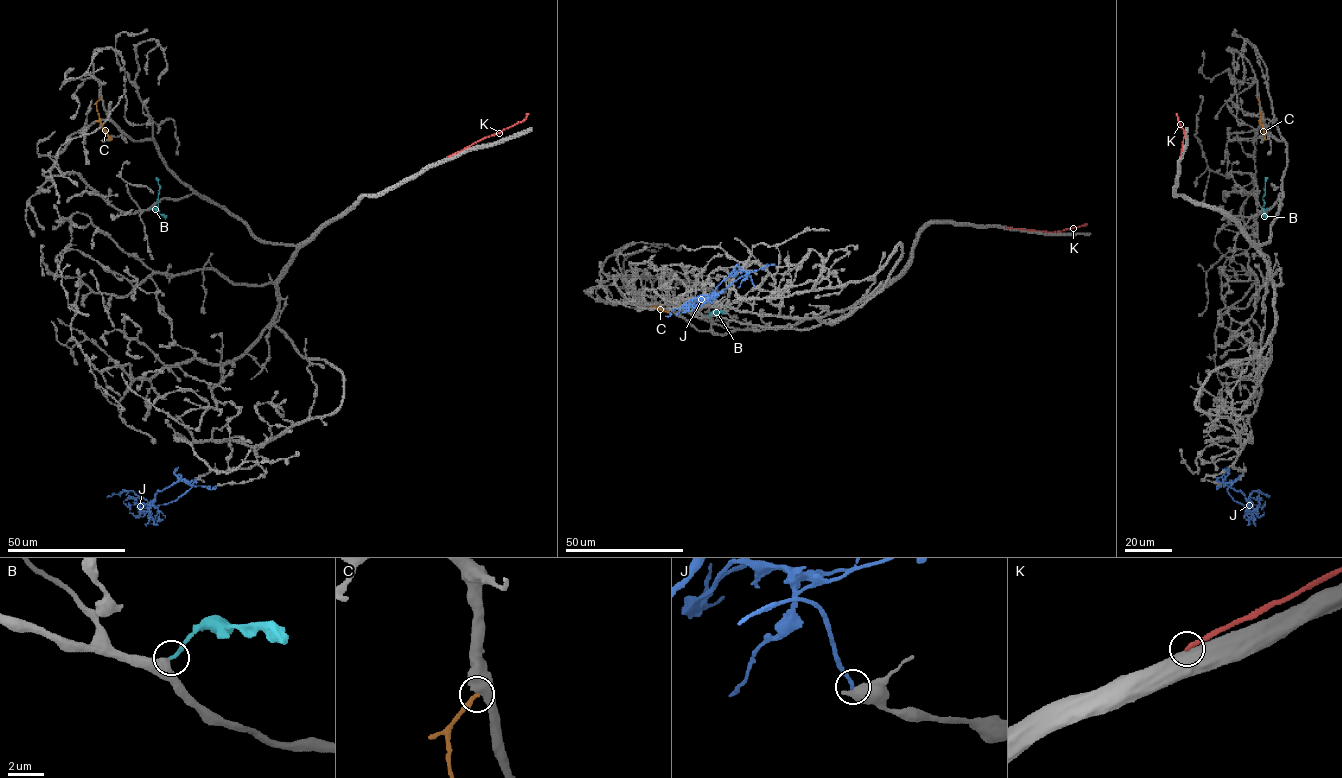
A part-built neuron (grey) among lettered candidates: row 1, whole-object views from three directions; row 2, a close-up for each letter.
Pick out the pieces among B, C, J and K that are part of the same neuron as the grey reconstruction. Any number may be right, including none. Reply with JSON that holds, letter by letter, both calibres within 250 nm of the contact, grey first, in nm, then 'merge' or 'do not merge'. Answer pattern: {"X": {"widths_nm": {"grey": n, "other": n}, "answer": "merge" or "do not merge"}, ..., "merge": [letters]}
{"B": {"widths_nm": {"grey": 550, "other": 240}, "answer": "merge"}, "C": {"widths_nm": {"grey": 550, "other": 220}, "answer": "do not merge"}, "J": {"widths_nm": {"grey": 750, "other": 200}, "answer": "do not merge"}, "K": {"widths_nm": {"grey": 800, "other": 240}, "answer": "do not merge"}, "merge": ["B"]}

